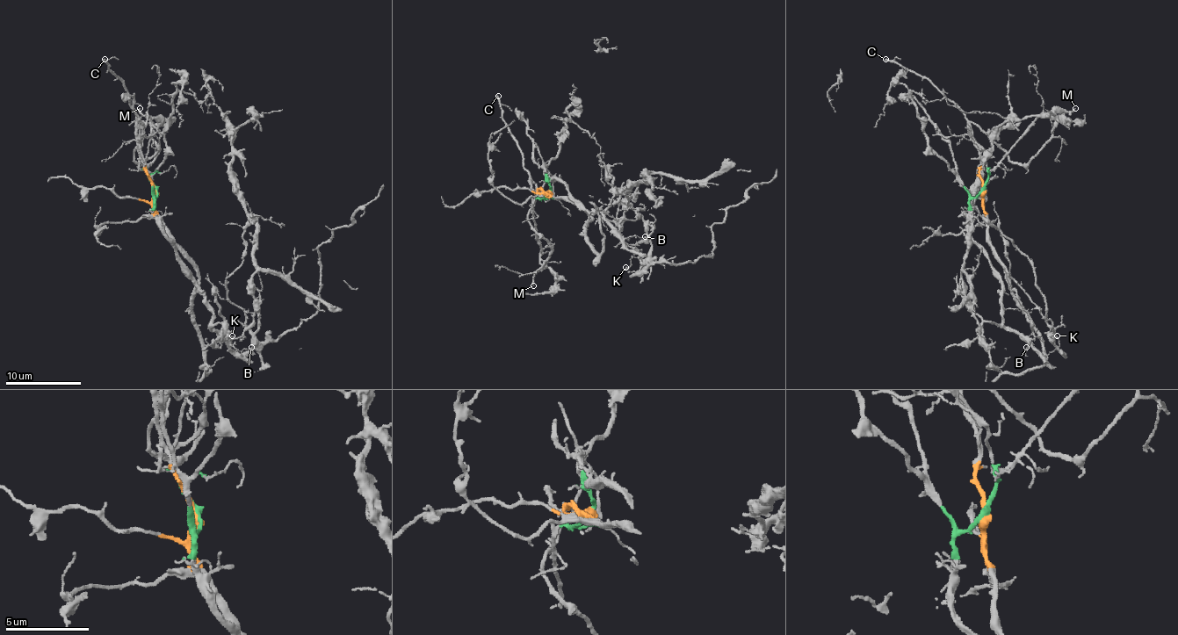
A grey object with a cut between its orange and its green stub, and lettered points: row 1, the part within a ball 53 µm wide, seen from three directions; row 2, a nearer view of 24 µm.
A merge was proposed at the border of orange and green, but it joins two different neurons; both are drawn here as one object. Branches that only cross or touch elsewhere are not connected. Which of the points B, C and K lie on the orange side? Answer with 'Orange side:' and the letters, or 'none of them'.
Orange side: C

